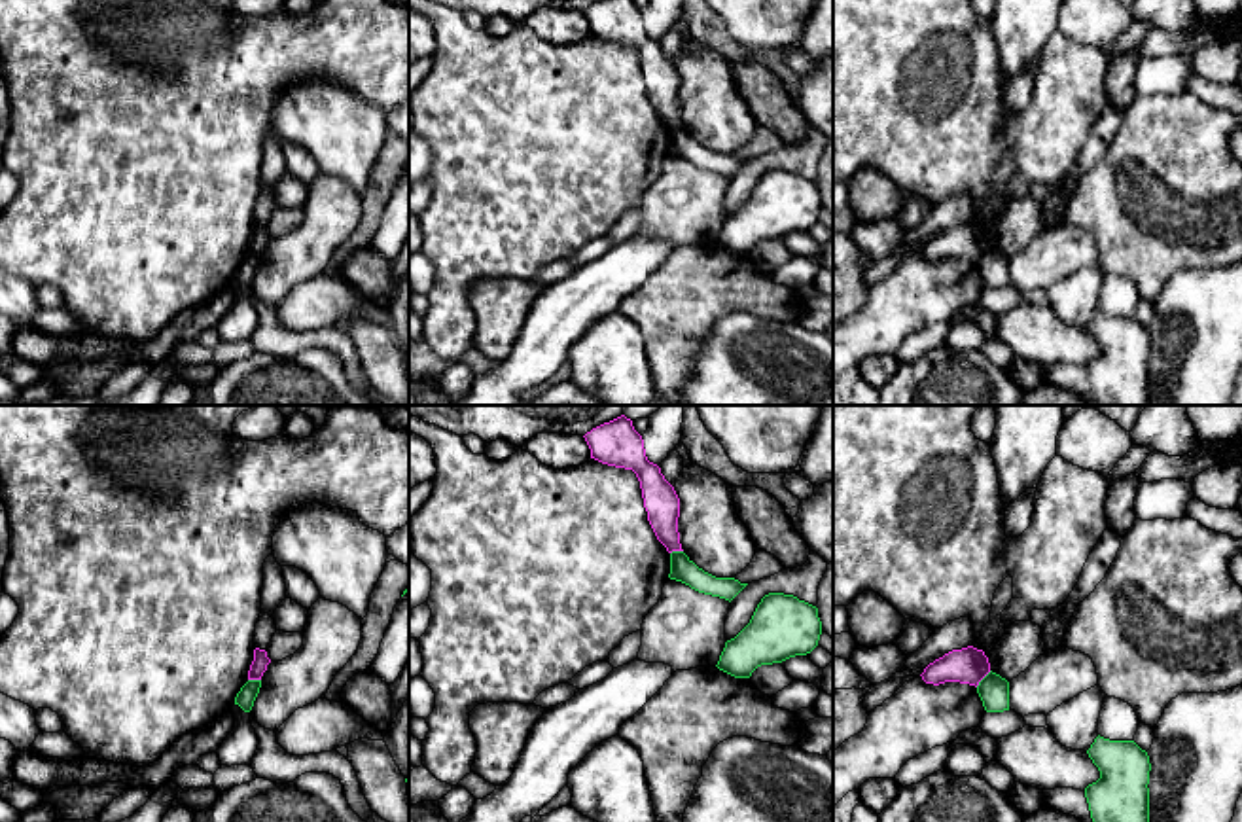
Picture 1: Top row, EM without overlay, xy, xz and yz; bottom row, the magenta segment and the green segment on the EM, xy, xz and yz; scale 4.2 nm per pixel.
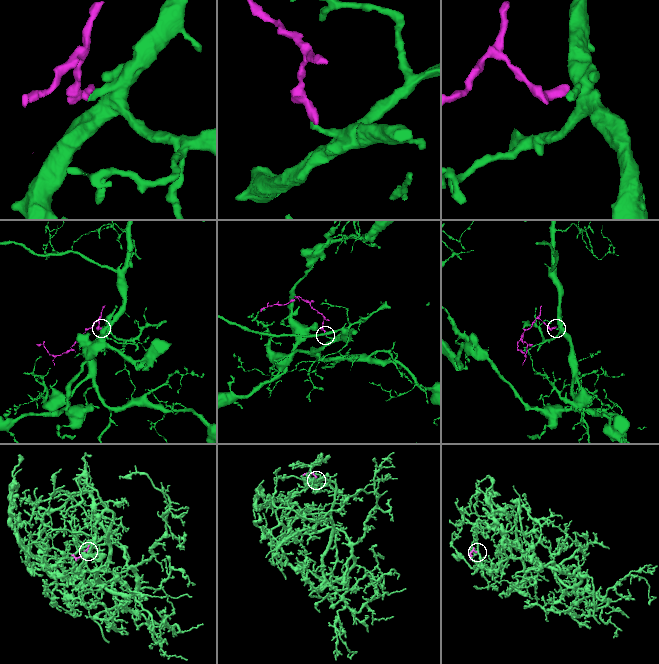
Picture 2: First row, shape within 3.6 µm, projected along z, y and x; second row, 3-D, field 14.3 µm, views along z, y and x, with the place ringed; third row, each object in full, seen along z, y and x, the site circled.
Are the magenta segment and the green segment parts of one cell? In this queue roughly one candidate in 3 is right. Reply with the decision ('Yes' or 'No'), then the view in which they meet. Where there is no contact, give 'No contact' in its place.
No. Touches magenta in yz

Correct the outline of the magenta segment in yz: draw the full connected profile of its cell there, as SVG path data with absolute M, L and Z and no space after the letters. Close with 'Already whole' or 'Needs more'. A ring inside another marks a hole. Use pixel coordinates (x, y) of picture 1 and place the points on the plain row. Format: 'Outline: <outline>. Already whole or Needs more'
Outline: M973 222L952 225L943 233L930 239L920 250L926 259L960 258L979 261L979 258L990 248L988 233L983 225Z. Already whole

